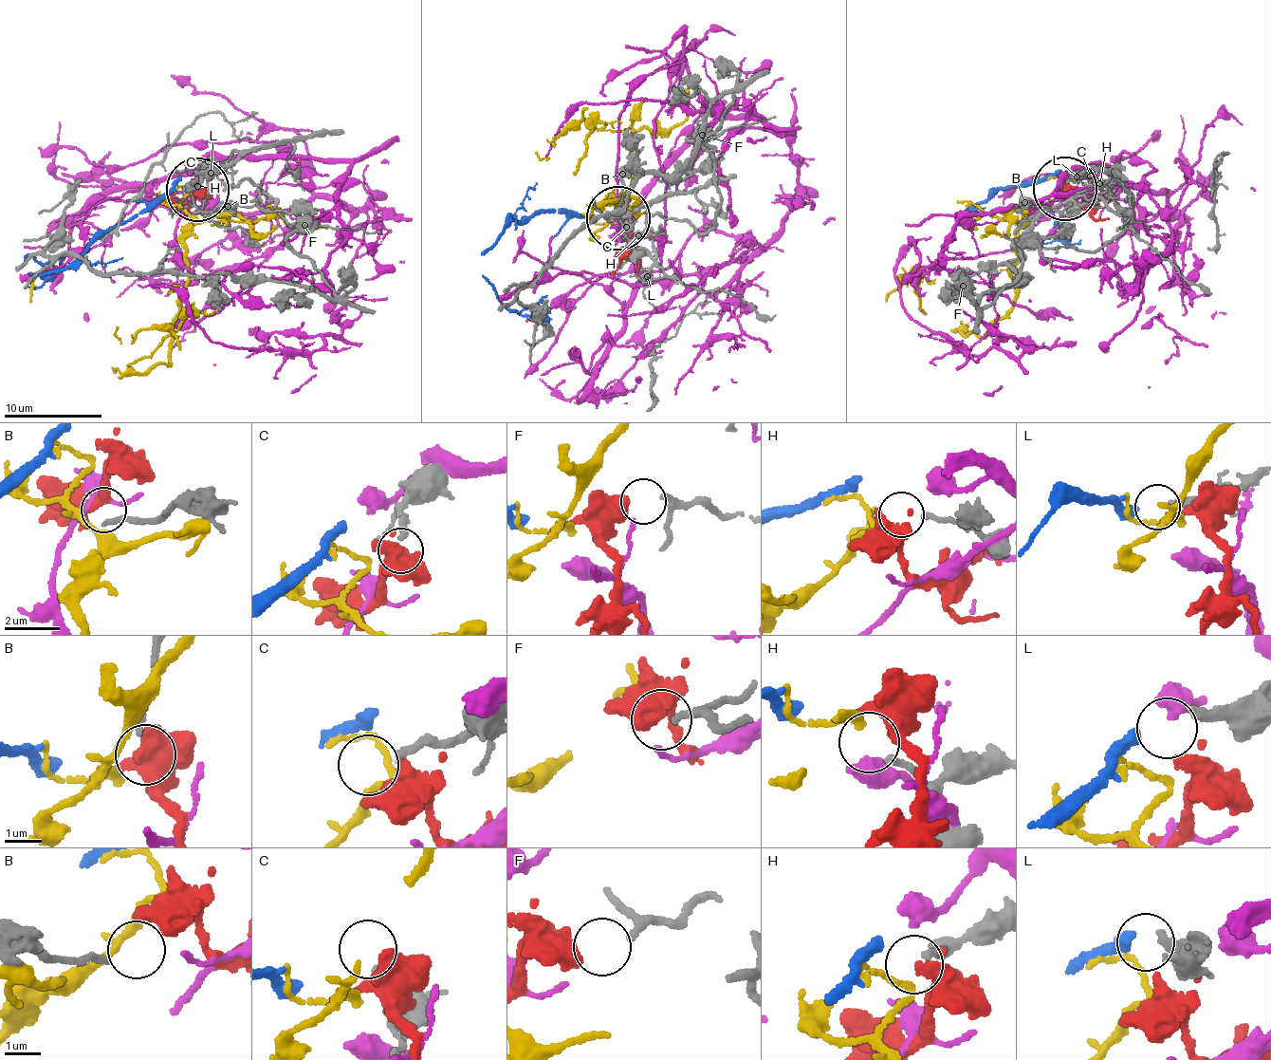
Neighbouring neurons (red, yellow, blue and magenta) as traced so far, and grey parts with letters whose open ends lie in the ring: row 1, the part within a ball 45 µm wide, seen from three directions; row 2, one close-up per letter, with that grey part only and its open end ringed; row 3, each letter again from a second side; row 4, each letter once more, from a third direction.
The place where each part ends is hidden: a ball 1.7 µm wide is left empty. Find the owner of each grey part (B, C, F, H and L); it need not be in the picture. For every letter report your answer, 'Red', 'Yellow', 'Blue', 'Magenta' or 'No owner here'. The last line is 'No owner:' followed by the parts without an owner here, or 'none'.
B: No owner here
C: No owner here
F: Red
H: Yellow
L: Blue
No owner: B, C

